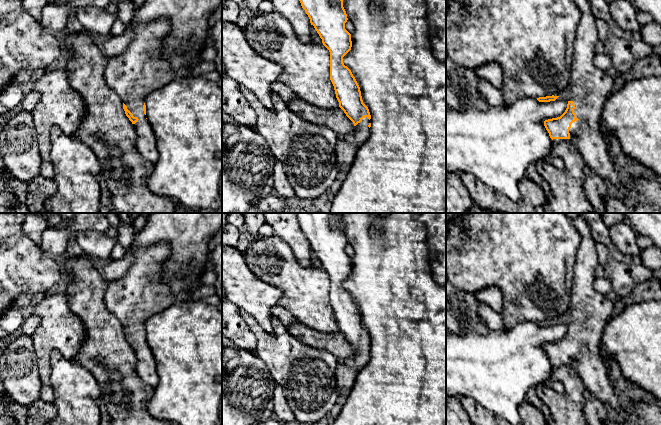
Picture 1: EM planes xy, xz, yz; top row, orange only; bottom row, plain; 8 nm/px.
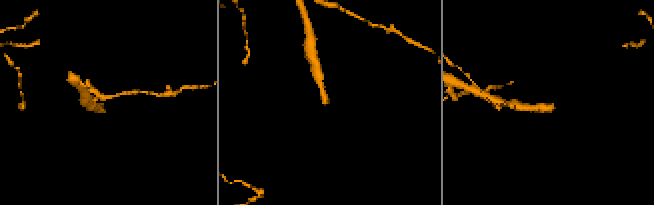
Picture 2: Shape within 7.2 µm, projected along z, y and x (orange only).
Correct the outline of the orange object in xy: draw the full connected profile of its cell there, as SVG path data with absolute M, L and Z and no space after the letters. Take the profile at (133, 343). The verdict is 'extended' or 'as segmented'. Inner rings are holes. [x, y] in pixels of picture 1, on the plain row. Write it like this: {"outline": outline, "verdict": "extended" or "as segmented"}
{"outline": "M165 242L139 247L133 251L135 256L128 272L116 281L109 282L105 293L105 305L123 326L126 340L135 351L137 363L135 372L147 385L154 388L159 383L156 363L151 349L146 342L145 322L151 316L165 310L174 303L191 300L191 293L171 294L170 288L162 281L161 271L171 254L169 245Z", "verdict": "extended"}

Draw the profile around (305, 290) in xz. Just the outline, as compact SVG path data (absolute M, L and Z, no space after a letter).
M275 235L260 236L250 241L242 253L255 276L282 291L278 305L288 310L297 322L328 335L339 332L334 310L330 304L330 276L324 269L312 265L301 266L290 246Z

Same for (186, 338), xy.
M188 300L172 304L147 319L144 325L146 342L153 353L159 376L159 383L145 405L149 414L174 425L222 425L222 312L204 300Z

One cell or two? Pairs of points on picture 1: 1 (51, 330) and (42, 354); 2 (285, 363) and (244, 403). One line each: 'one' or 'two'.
1: one
2: two

